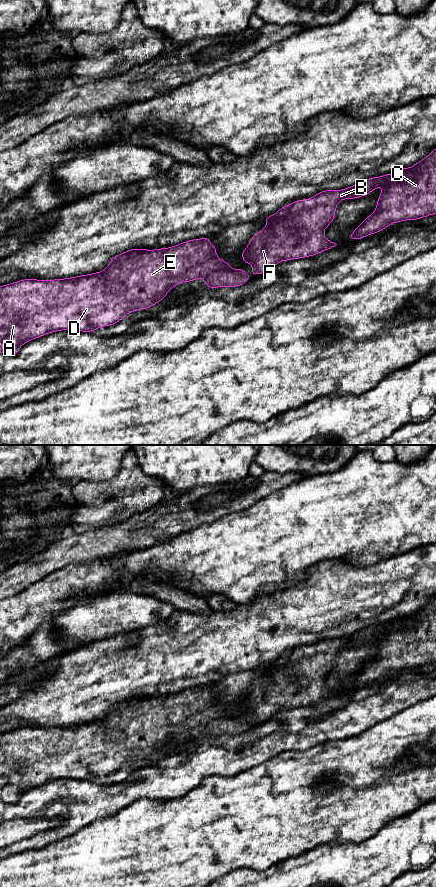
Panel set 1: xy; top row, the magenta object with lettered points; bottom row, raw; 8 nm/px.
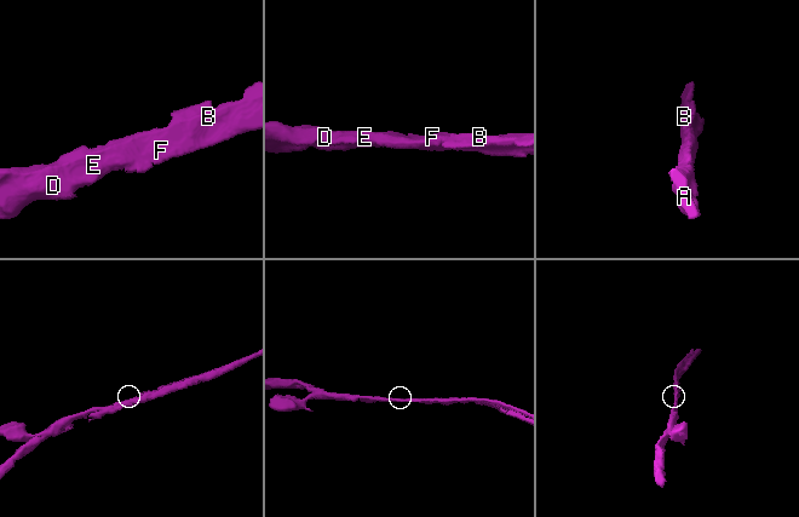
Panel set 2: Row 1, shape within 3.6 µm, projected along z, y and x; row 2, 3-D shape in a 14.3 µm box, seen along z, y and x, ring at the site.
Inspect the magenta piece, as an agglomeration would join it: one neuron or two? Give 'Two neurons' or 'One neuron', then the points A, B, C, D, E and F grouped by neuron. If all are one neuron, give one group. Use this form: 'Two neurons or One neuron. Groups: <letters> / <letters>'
One neuron. Groups: A B C D E F

